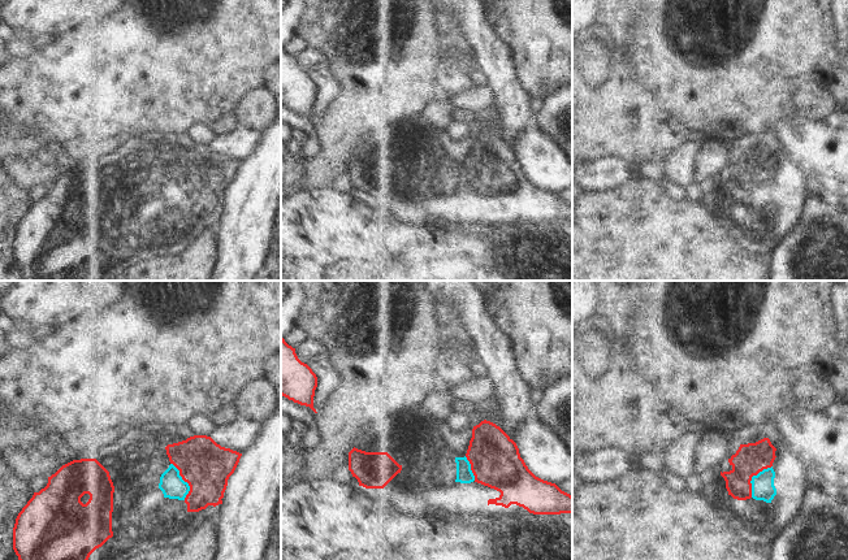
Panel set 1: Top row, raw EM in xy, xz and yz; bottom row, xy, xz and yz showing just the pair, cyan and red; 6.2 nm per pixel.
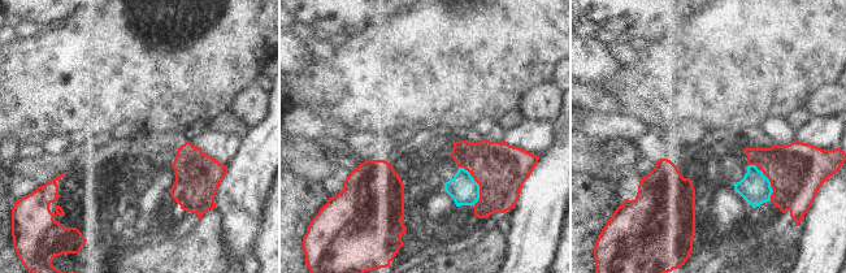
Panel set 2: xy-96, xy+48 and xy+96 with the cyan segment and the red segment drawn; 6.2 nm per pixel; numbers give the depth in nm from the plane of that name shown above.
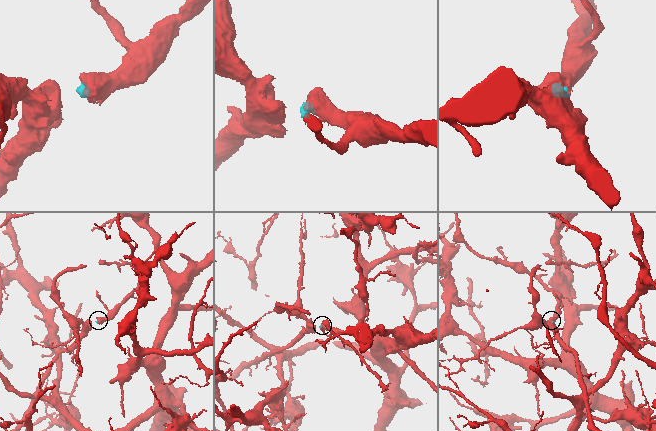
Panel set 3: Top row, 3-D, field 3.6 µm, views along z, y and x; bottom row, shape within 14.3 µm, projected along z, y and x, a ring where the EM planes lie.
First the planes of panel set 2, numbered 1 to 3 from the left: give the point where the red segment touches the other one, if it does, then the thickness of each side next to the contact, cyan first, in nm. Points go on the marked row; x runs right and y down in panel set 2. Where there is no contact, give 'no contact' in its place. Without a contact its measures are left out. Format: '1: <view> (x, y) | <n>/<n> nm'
1: no contact
2: xy+48 (478, 185) | 180/320 nm
3: xy+96 (769, 185) | 190/340 nm

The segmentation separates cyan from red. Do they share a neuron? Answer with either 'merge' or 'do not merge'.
merge

